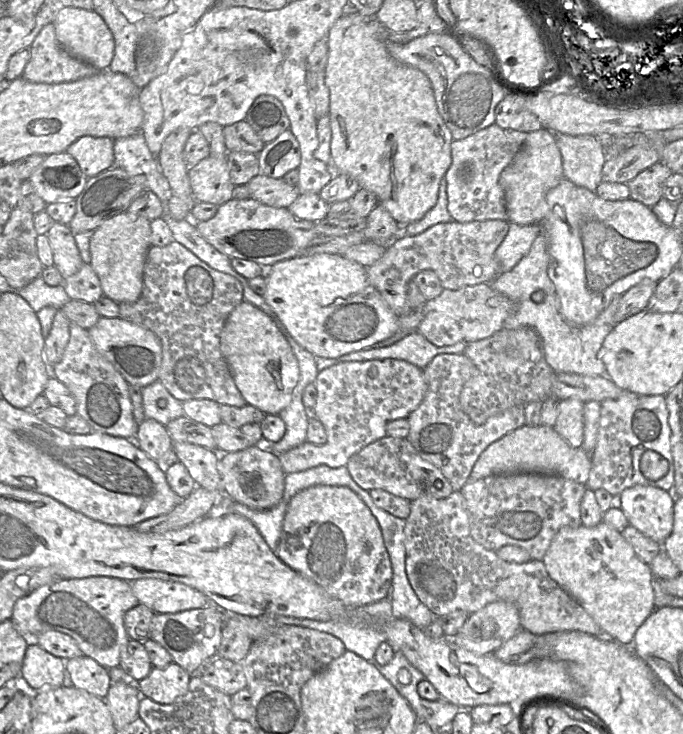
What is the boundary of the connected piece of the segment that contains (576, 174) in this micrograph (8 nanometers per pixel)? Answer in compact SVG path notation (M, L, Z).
M554 134L562 157L563 177L595 192L602 182L602 169L607 160L605 139L593 135Z

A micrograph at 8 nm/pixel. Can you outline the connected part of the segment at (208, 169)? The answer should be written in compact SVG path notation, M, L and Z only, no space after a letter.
M209 156L188 167L189 183L197 202L220 206L232 199L232 183L226 158Z

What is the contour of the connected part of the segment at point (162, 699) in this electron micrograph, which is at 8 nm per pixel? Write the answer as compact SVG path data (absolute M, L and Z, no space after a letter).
M176 663L164 668L152 667L150 673L138 682L142 696L160 704L172 704L188 691L191 675Z

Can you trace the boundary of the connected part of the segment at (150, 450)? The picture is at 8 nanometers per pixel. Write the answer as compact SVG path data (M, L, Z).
M147 418L139 424L133 441L155 461L172 450L174 443L164 425Z

